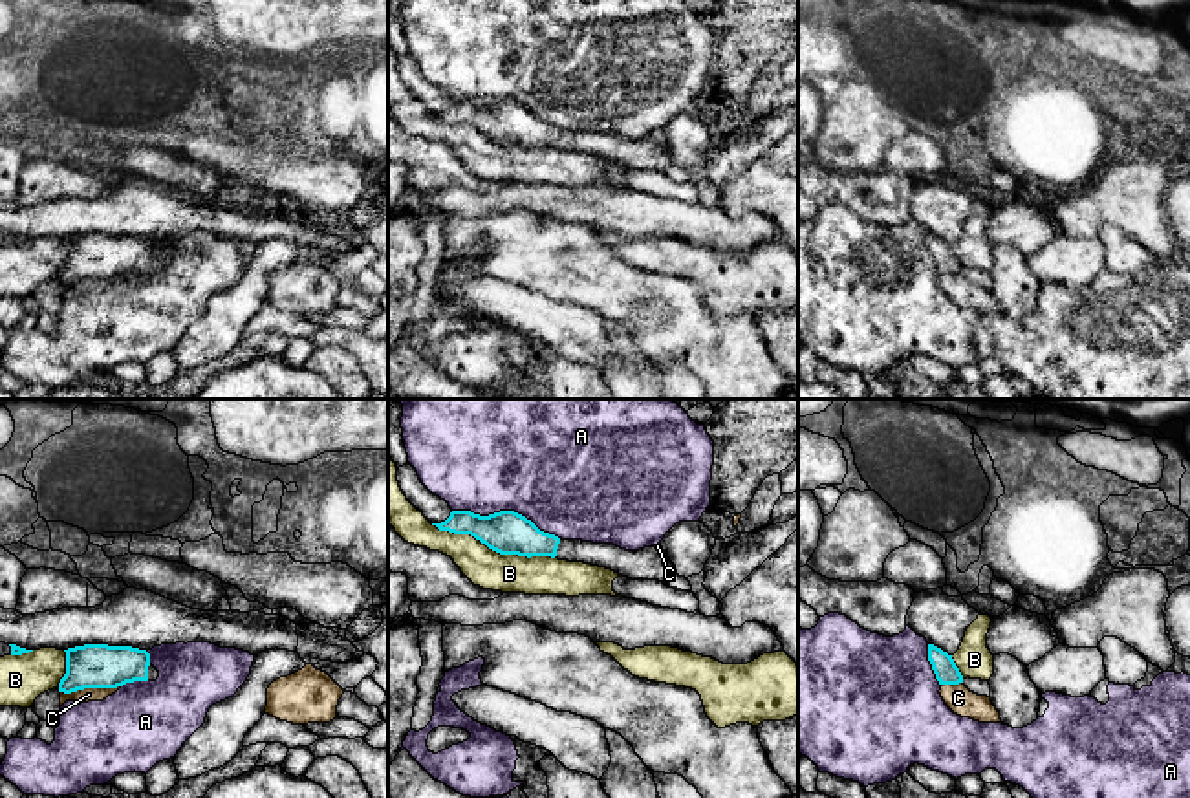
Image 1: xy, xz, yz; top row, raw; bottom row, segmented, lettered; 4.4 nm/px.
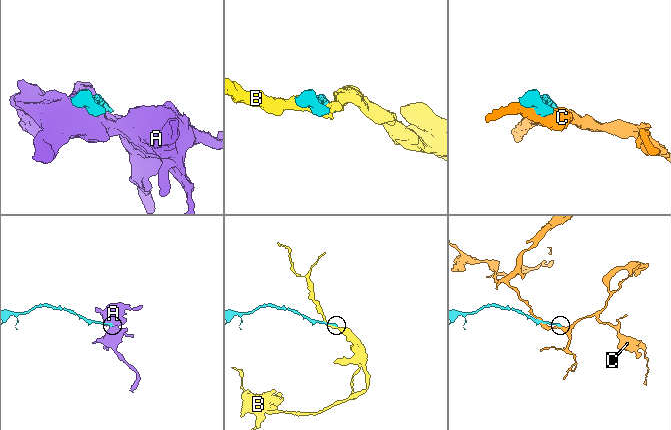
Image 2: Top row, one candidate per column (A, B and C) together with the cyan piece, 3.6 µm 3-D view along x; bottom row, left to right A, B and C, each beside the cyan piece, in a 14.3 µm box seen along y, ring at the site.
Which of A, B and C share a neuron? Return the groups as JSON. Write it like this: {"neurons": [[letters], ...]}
{"neurons": [["A"], ["B"], ["C"]]}

